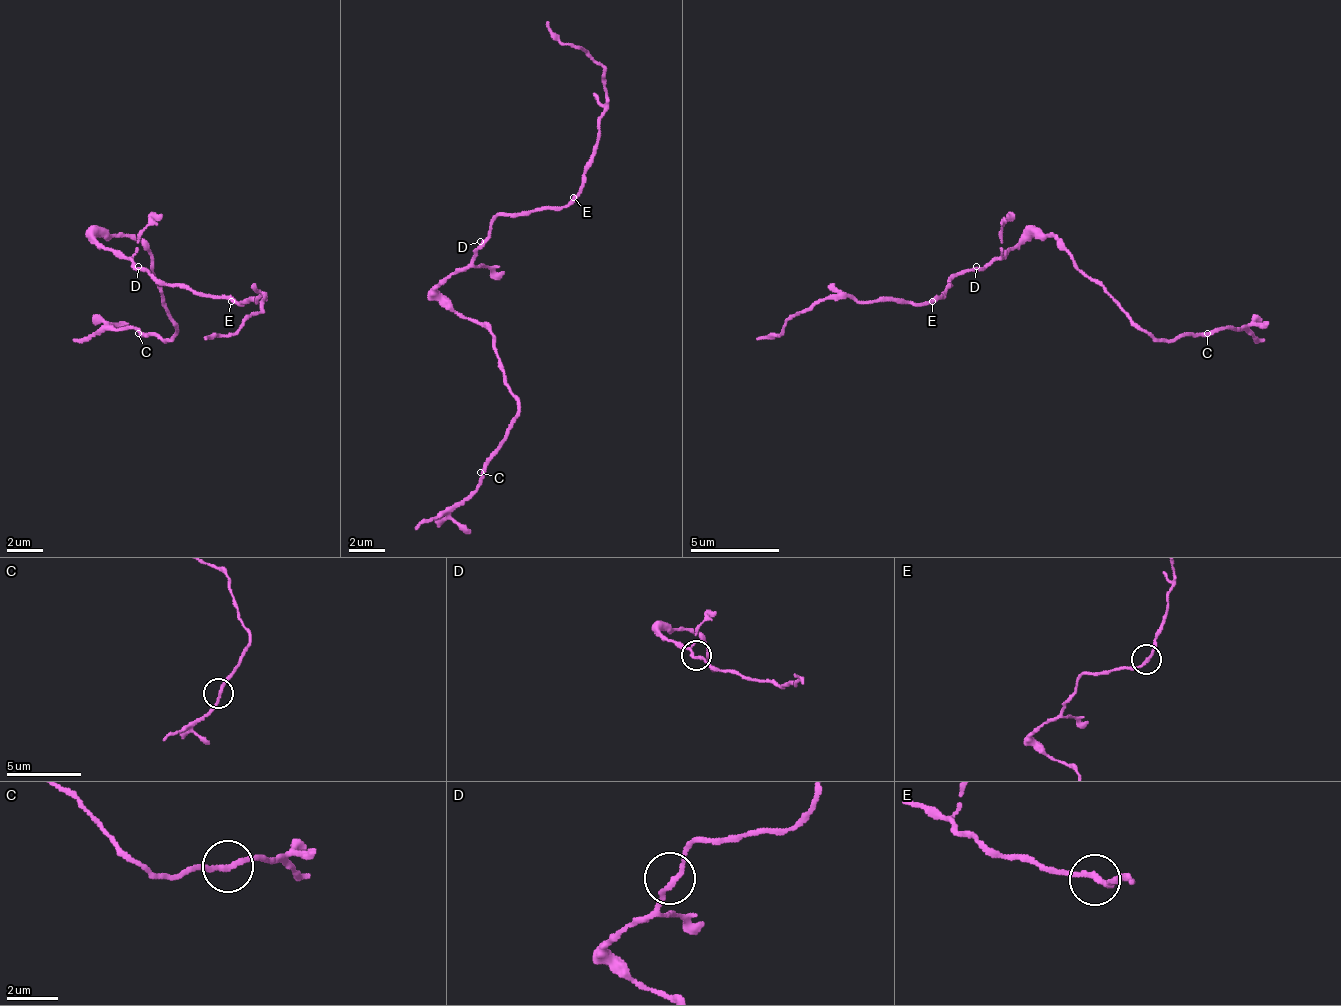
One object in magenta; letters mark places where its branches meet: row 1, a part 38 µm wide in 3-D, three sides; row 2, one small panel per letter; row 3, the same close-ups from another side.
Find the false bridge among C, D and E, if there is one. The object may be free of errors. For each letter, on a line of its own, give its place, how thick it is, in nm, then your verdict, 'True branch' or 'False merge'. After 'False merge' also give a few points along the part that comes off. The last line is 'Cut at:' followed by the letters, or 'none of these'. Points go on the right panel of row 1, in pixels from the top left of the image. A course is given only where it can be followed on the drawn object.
C: Place: (1207, 333). Thickness 200 nm. True branch
D: Place: (976, 266). Thickness 200 nm. True branch
E: Place: (932, 301). Thickness 200 nm. True branch
Cut at: none of these

